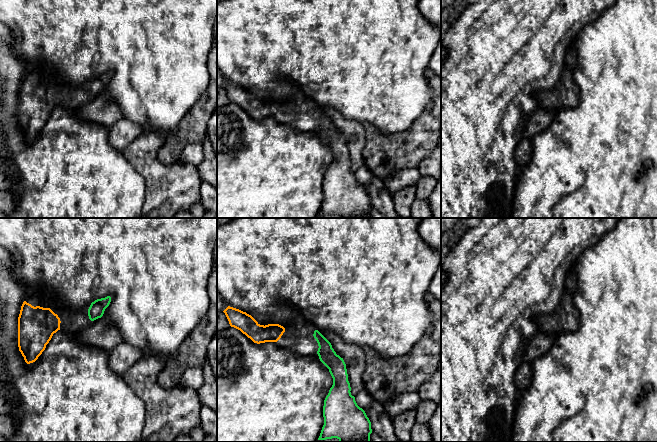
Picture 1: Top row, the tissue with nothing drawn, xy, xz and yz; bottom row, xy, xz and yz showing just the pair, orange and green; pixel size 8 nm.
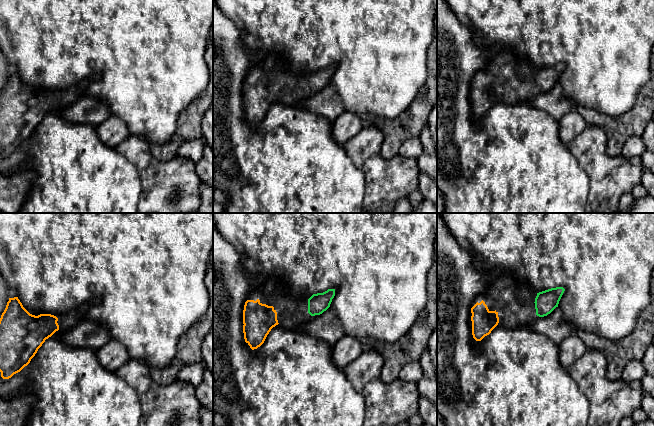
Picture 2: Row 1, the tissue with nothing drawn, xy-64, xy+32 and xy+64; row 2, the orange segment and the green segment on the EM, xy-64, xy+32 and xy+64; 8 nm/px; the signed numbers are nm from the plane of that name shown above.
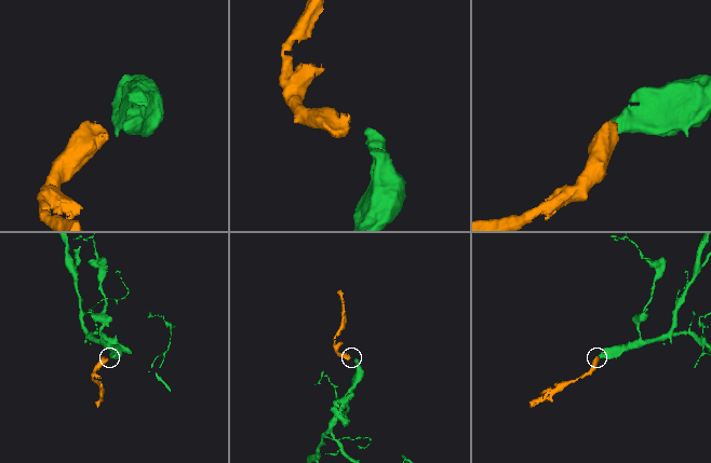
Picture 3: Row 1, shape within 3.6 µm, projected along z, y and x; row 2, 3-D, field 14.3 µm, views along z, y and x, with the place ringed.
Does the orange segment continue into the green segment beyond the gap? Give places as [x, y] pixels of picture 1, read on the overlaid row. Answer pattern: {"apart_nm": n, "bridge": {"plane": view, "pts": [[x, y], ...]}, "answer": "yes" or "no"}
{"apart_nm": 220, "bridge": {"plane": "xy", "pts": [[60, 321], [88, 315]]}, "answer": "yes"}

